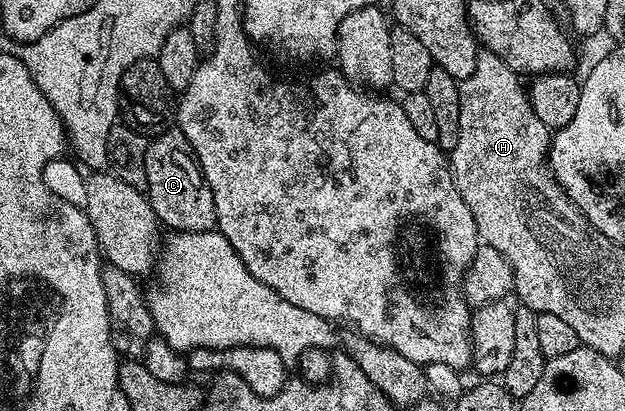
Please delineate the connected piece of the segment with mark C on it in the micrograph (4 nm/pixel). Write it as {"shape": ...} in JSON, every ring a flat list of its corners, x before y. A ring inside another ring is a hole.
{"shape":[[169,127,157,132,149,140,146,151,146,183,148,184,146,190,148,202,161,226,170,225,171,230,180,233,204,233,215,226,216,204,212,189,206,183,204,172,200,169,200,162,196,160,196,154,192,151,192,145,179,128]]}

